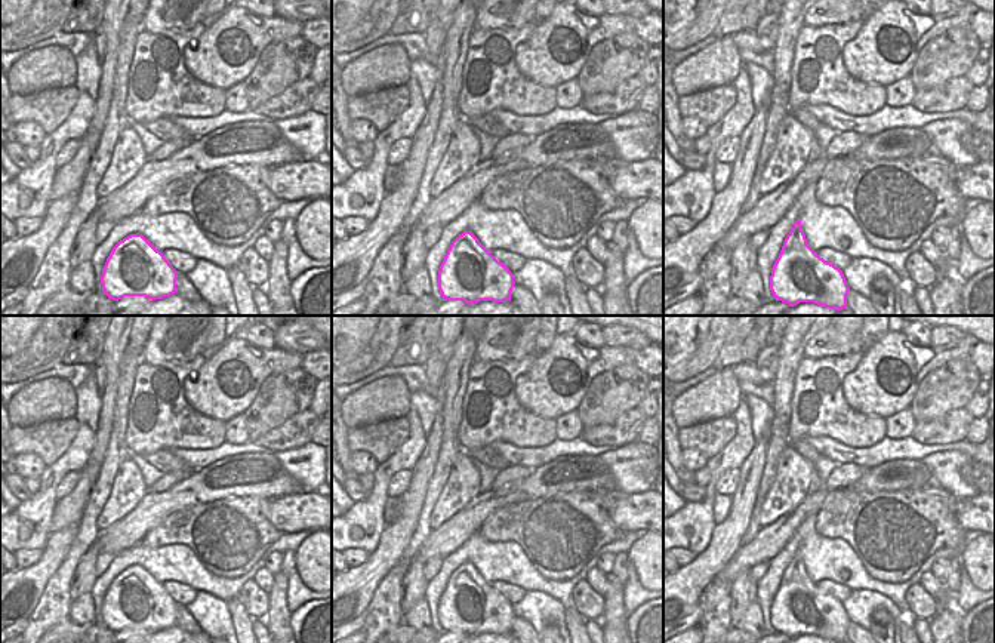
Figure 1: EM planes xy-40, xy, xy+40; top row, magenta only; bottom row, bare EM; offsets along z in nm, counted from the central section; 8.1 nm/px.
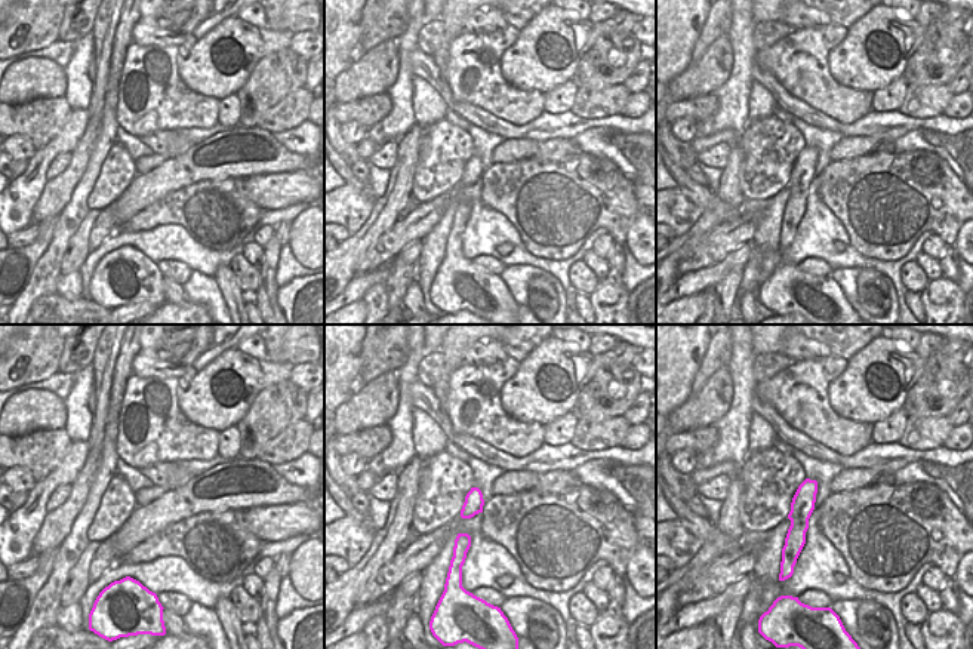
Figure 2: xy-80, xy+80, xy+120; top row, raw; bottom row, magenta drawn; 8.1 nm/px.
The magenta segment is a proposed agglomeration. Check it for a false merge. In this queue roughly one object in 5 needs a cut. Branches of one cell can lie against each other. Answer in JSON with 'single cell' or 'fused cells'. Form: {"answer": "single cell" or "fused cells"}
{"answer": "single cell"}

